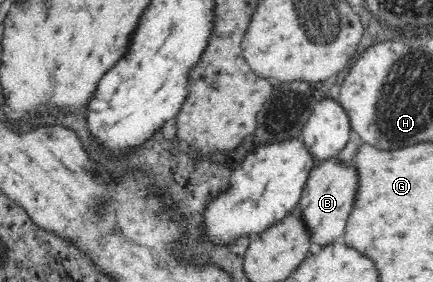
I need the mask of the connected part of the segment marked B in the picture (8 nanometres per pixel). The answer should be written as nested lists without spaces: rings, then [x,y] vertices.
[[[336,157],[320,160],[308,175],[304,191],[301,193],[298,206],[294,209],[296,216],[304,220],[310,232],[310,245],[315,249],[333,244],[343,243],[346,235],[346,223],[354,209],[356,193],[360,187],[358,170],[354,166],[340,162]]]

